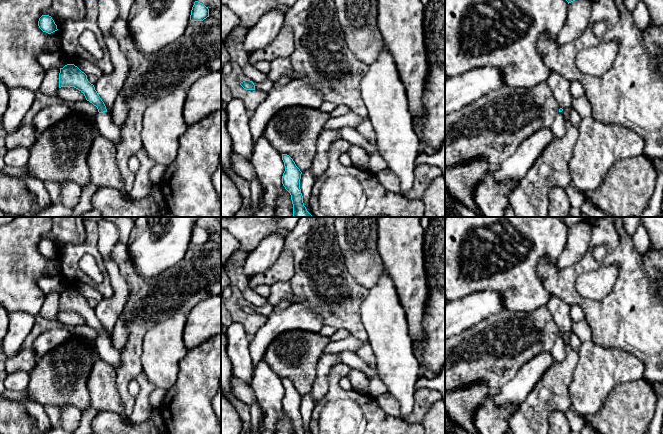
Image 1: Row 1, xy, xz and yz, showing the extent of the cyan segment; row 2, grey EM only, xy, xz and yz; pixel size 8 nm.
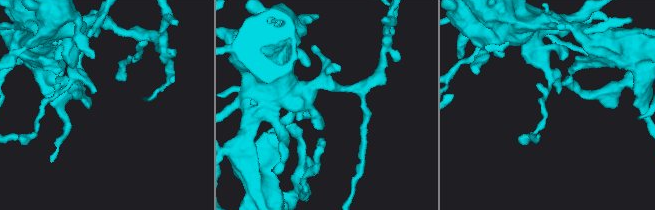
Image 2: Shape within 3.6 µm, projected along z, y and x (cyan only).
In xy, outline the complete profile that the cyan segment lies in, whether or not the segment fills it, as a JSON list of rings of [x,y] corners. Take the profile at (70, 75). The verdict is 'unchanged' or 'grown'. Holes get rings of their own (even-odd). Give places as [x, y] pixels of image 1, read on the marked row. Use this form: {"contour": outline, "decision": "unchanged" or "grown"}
{"contour": [[[67,64],[60,68],[59,88],[61,87],[78,89],[84,94],[87,101],[97,107],[98,113],[95,115],[95,120],[99,133],[117,145],[121,139],[120,128],[112,122],[104,102],[95,90],[94,85],[88,81],[87,75],[74,64]]], "decision": "grown"}

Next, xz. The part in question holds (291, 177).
{"contour": [[[282,154],[282,160],[285,166],[285,171],[282,176],[282,184],[291,195],[293,217],[312,217],[303,203],[303,196],[300,189],[302,172],[289,155]]], "decision": "unchanged"}

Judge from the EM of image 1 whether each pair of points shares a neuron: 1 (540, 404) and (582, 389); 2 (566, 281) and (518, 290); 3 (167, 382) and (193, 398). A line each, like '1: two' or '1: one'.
1: two
2: two
3: two

